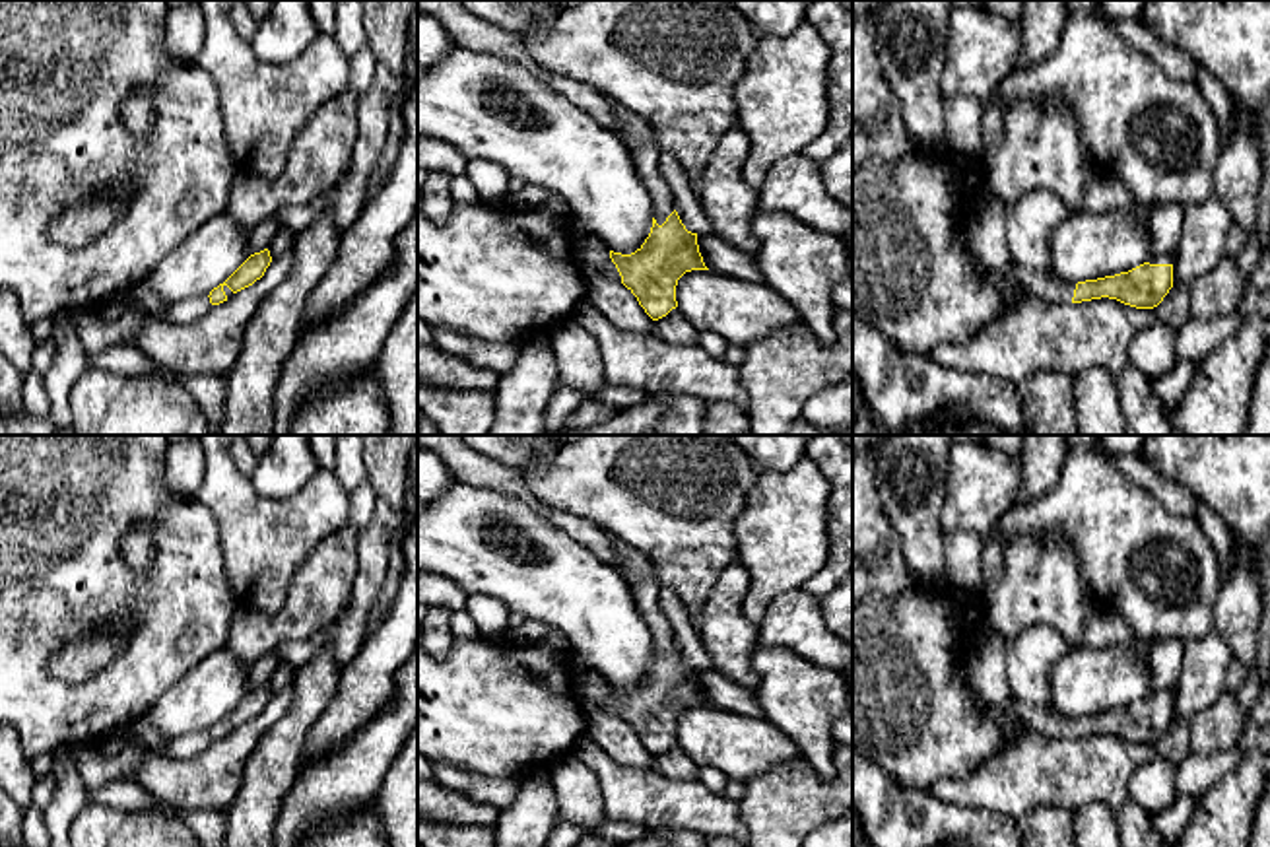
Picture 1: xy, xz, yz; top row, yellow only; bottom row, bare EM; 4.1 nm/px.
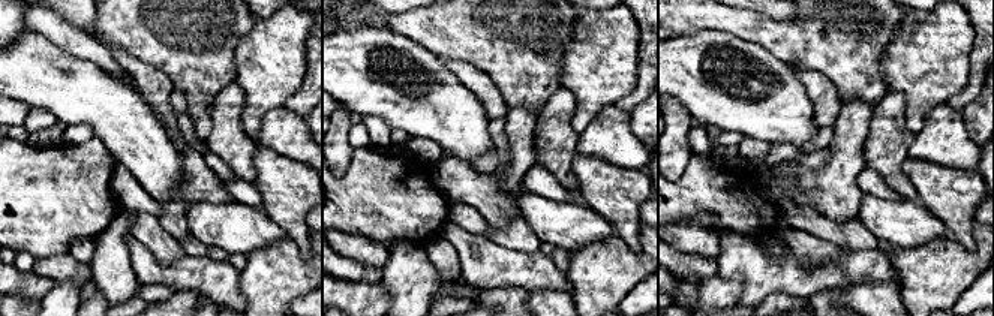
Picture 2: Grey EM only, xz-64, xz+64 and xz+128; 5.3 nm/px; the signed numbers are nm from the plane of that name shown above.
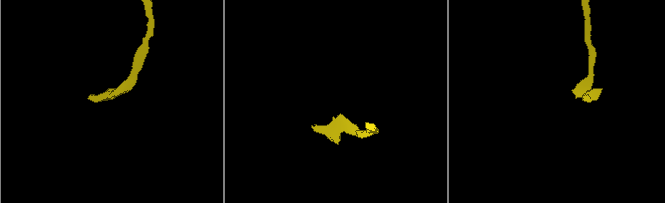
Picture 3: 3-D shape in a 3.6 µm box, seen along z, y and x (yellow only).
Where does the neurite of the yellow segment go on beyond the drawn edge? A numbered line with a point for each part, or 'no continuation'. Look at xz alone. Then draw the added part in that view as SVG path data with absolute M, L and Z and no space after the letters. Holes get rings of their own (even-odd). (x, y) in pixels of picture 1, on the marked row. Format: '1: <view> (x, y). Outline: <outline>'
1: xz (634, 131). Outline: M610 99L610 103L619 122L619 138L631 150L637 177L649 192L652 218L662 225L674 212L674 196L660 175L660 148L651 126L637 113L618 101Z

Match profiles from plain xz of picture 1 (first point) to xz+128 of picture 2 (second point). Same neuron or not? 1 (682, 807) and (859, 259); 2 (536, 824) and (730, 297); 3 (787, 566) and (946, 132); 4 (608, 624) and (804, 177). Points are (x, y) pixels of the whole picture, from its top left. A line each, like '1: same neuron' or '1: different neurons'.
1: same neuron
2: different neurons
3: different neurons
4: different neurons

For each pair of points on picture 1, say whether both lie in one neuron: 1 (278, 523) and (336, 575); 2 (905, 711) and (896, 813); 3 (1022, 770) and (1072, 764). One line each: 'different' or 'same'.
1: different
2: different
3: same

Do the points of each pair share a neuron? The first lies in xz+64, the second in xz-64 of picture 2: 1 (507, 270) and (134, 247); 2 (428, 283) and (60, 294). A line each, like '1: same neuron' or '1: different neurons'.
1: same neuron
2: same neuron

